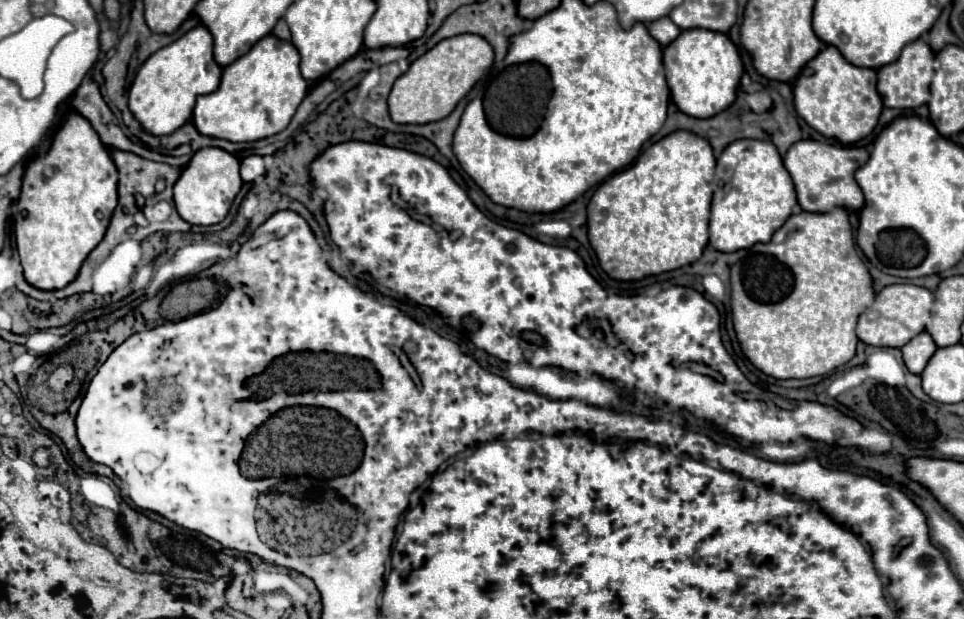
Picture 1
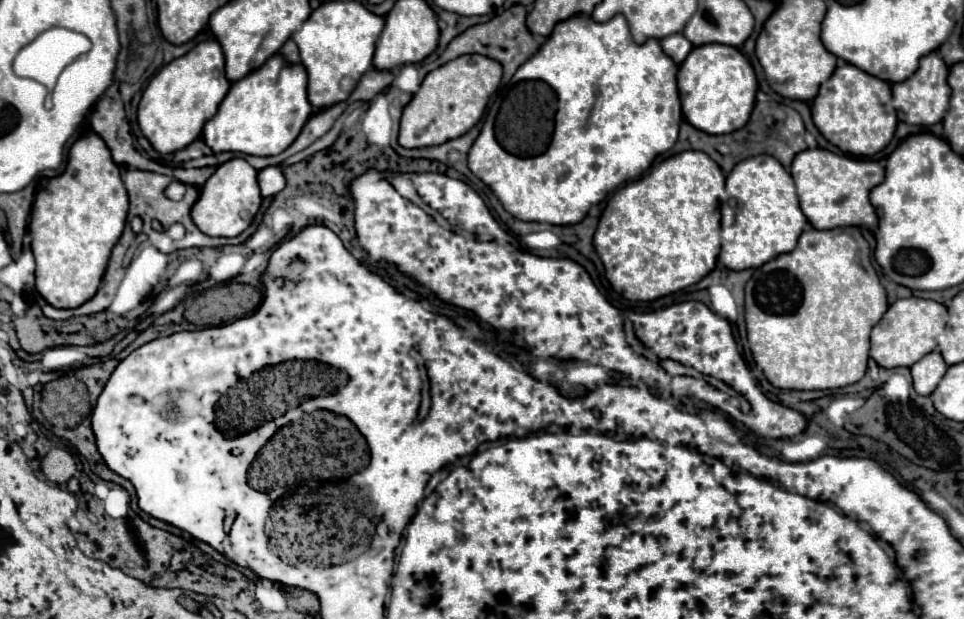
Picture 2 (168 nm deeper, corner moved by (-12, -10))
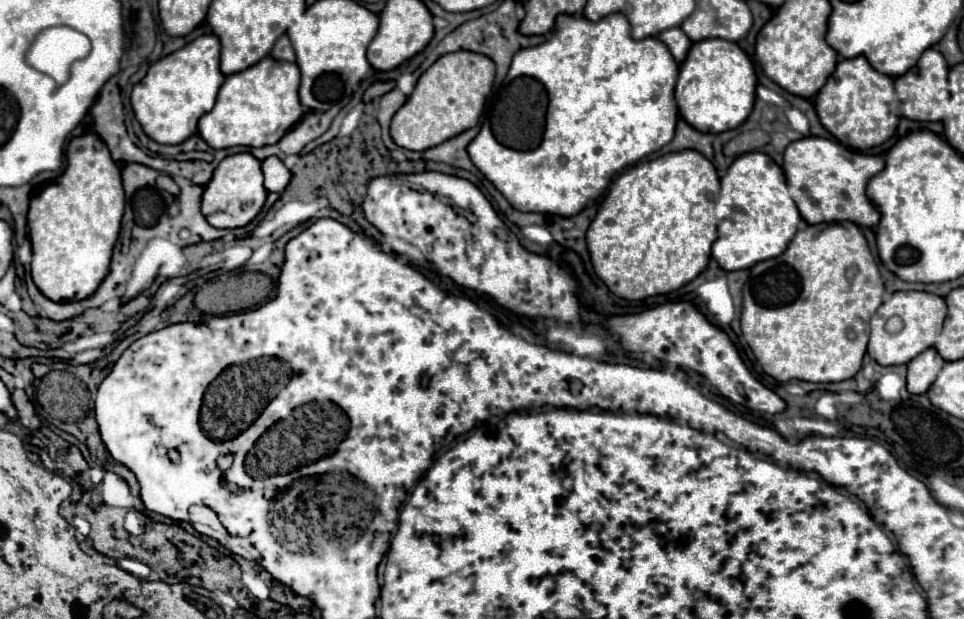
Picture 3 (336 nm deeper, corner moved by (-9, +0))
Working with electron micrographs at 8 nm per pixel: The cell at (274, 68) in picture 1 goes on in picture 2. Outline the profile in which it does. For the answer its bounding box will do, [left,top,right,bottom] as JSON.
[203,53,313,155]

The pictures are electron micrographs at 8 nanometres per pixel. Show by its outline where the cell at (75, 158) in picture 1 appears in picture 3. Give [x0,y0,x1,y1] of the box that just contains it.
[28,133,124,301]

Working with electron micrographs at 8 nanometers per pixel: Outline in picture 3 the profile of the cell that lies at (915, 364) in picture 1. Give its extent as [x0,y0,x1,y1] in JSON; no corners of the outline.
[908,349,944,395]

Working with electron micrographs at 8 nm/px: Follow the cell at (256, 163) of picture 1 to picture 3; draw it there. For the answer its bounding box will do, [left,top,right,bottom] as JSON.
[262,157,290,193]

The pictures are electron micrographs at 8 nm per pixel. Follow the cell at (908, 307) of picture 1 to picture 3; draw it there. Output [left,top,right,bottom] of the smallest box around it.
[868,291,948,365]

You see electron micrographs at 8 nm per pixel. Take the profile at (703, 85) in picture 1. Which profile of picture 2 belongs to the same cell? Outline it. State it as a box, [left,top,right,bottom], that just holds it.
[677,45,755,135]

